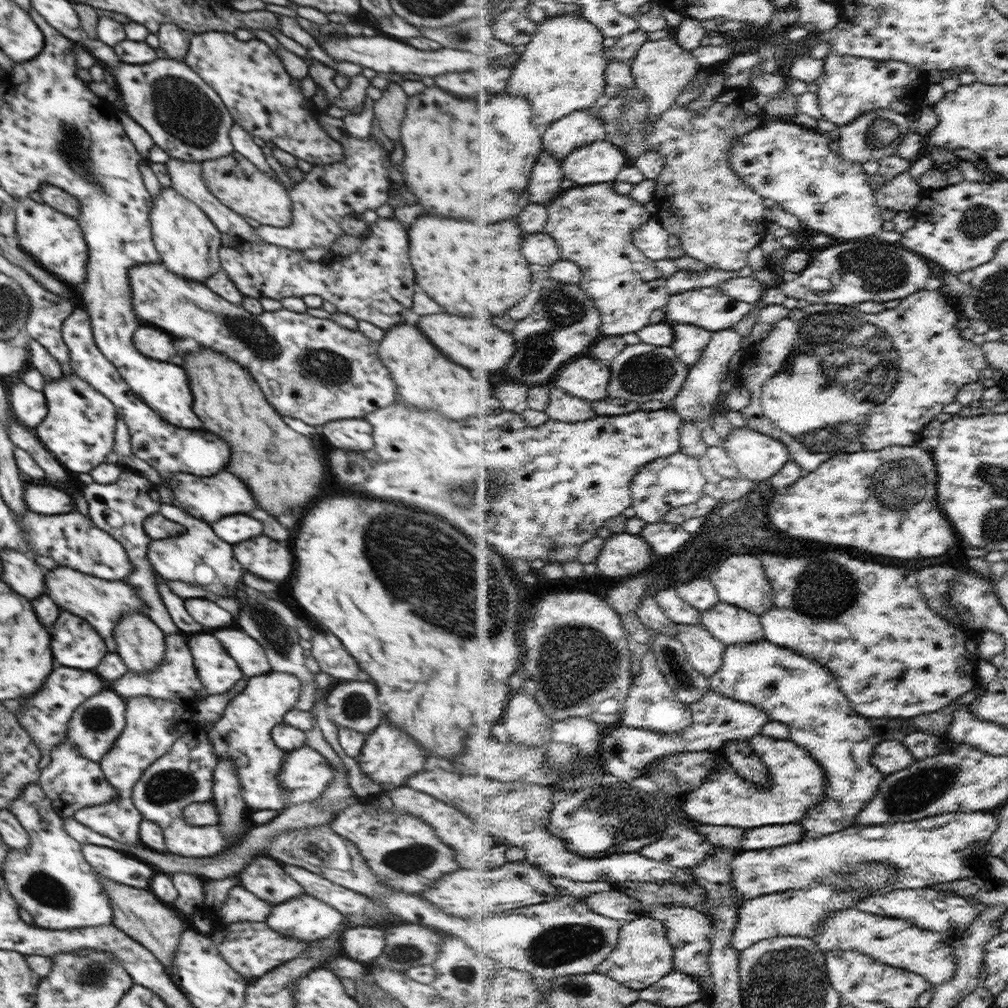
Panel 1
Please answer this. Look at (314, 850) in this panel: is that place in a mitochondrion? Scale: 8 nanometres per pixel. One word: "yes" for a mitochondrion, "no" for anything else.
yes

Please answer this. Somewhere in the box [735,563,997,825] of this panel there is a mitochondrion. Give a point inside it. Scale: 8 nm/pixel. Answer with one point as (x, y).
(911, 794)

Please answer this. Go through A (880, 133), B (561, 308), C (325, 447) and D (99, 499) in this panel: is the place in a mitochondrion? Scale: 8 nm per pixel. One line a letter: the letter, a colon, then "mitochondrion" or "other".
A: mitochondrion
B: mitochondrion
C: other
D: other

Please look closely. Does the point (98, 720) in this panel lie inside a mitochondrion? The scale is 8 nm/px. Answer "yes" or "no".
yes

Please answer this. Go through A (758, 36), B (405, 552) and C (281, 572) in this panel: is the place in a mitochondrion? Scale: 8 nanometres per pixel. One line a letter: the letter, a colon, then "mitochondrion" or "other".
A: other
B: mitochondrion
C: other

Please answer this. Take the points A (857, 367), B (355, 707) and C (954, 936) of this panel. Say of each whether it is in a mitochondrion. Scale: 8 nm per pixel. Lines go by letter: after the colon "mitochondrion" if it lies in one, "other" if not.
A: mitochondrion
B: mitochondrion
C: other

